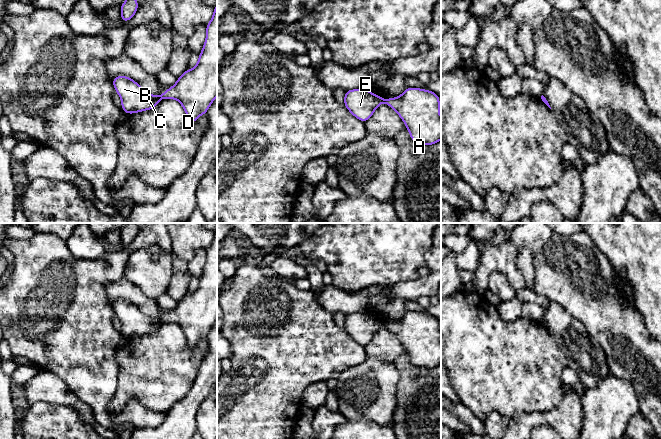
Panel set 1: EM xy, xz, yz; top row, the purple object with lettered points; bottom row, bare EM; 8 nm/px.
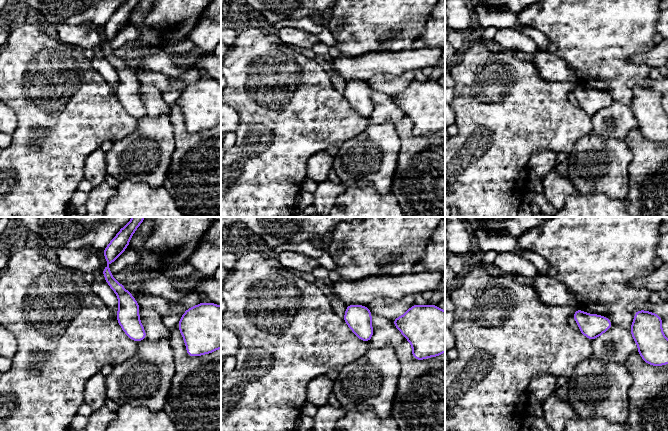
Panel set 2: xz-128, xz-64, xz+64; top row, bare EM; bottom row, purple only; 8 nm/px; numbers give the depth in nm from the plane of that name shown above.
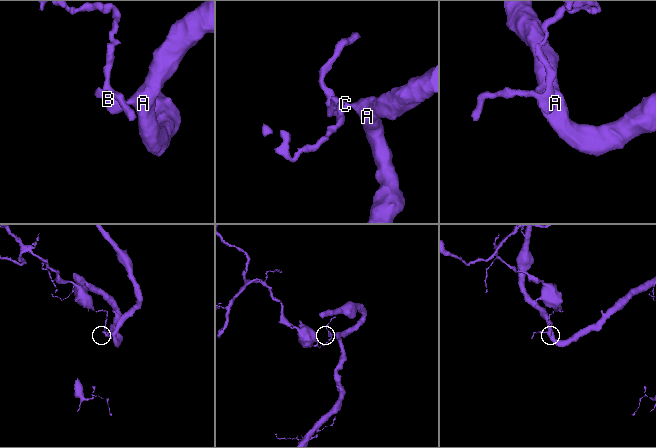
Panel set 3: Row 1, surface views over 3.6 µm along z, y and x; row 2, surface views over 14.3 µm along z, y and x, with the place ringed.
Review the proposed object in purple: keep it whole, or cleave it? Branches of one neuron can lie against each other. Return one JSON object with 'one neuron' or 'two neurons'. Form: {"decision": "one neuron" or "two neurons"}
{"decision": "two neurons"}

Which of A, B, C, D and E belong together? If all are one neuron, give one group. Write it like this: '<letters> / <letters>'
A D / B C E

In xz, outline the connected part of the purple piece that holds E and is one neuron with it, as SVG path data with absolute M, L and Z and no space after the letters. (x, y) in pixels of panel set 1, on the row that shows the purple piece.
M366 88L345 91L344 106L363 123L371 118L381 103L385 103L385 99Z

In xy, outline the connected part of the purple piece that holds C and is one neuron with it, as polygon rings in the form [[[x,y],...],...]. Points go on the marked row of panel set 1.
[[[118,75],[112,79],[113,87],[121,98],[122,111],[134,114],[155,108],[161,97],[146,92],[132,78]]]

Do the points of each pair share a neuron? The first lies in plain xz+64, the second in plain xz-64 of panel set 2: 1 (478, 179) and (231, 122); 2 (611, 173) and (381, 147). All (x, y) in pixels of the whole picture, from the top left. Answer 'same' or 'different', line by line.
1: different
2: same

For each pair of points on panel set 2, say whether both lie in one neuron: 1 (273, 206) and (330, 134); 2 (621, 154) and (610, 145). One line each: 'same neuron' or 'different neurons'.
1: same neuron
2: same neuron

